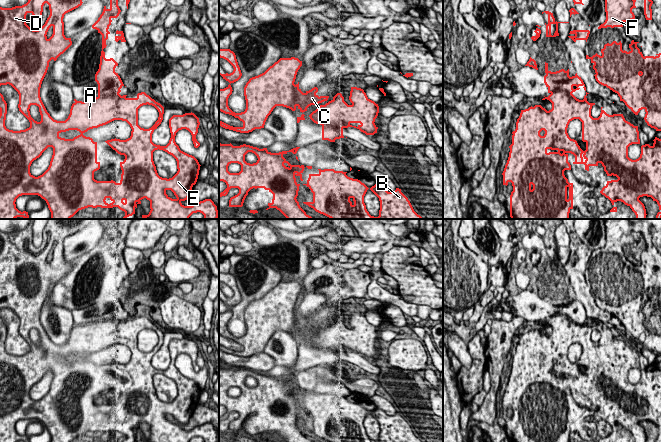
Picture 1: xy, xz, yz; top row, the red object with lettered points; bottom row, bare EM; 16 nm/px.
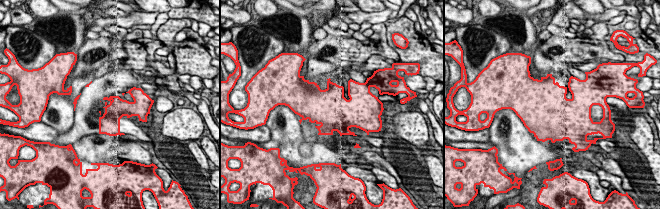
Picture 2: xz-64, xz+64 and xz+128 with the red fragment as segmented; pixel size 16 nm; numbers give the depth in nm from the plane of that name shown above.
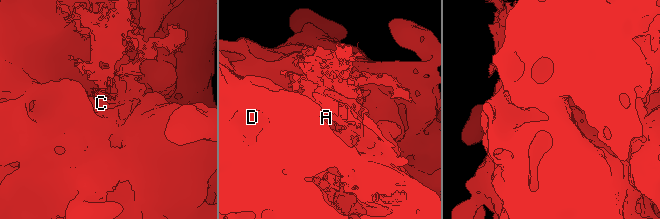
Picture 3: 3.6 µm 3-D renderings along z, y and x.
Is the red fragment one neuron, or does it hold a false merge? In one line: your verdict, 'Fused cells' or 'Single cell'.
Fused cells

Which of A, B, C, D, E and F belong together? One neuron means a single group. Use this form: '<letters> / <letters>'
A B D E F / C

